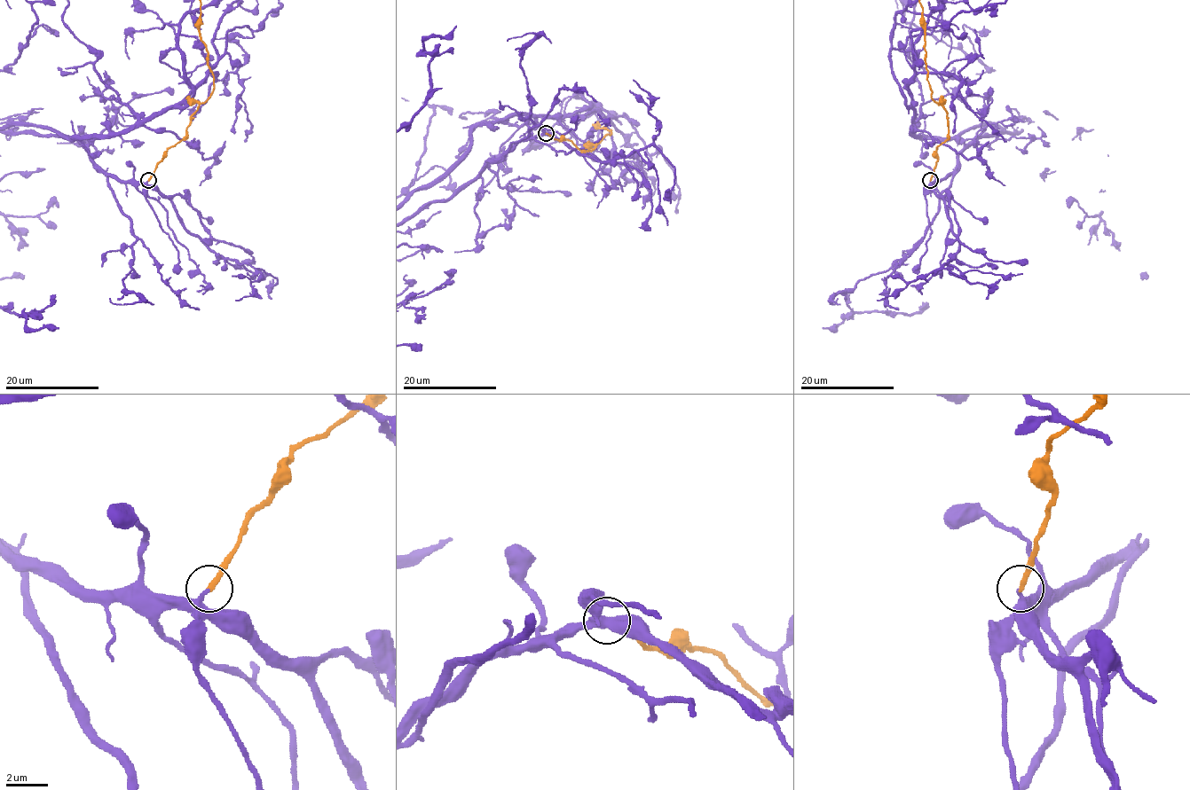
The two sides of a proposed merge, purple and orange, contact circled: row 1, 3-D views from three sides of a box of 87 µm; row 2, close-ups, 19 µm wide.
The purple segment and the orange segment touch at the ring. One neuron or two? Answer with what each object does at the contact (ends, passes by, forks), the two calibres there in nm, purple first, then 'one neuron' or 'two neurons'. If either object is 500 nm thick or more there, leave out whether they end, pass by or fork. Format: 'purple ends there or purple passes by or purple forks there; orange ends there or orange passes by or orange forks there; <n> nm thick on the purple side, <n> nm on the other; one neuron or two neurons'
purple ends there; orange ends there; 240 nm thick on the purple side, 240 nm on the other; two neurons

